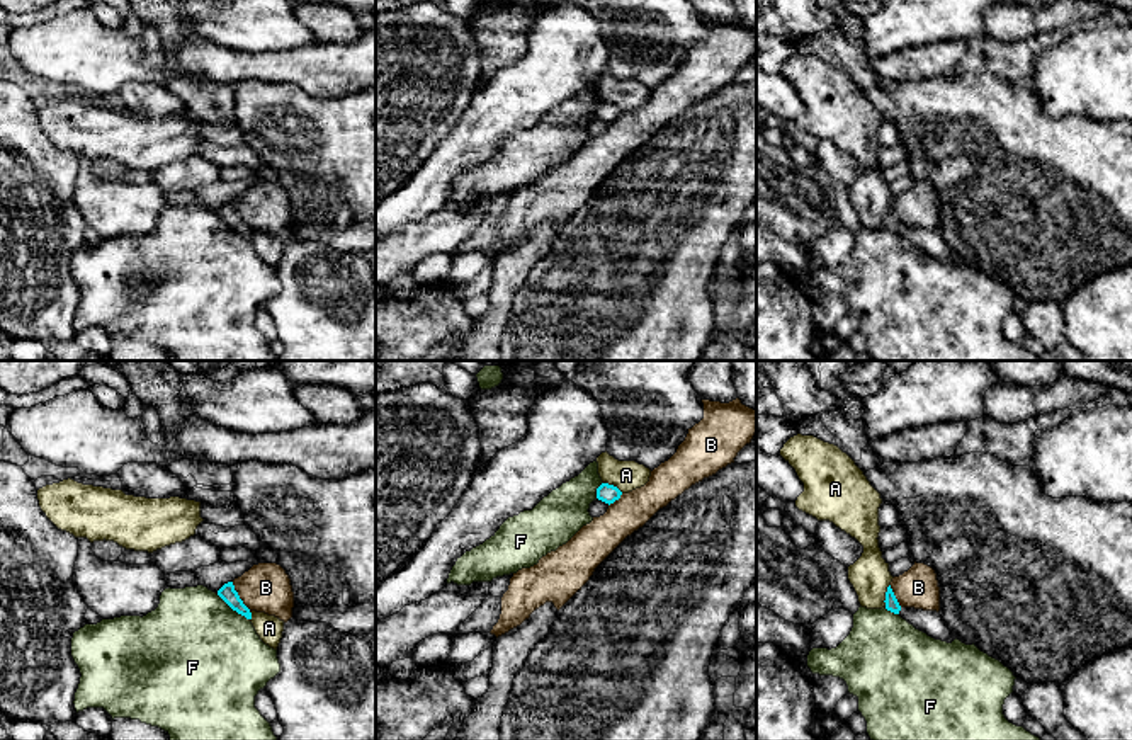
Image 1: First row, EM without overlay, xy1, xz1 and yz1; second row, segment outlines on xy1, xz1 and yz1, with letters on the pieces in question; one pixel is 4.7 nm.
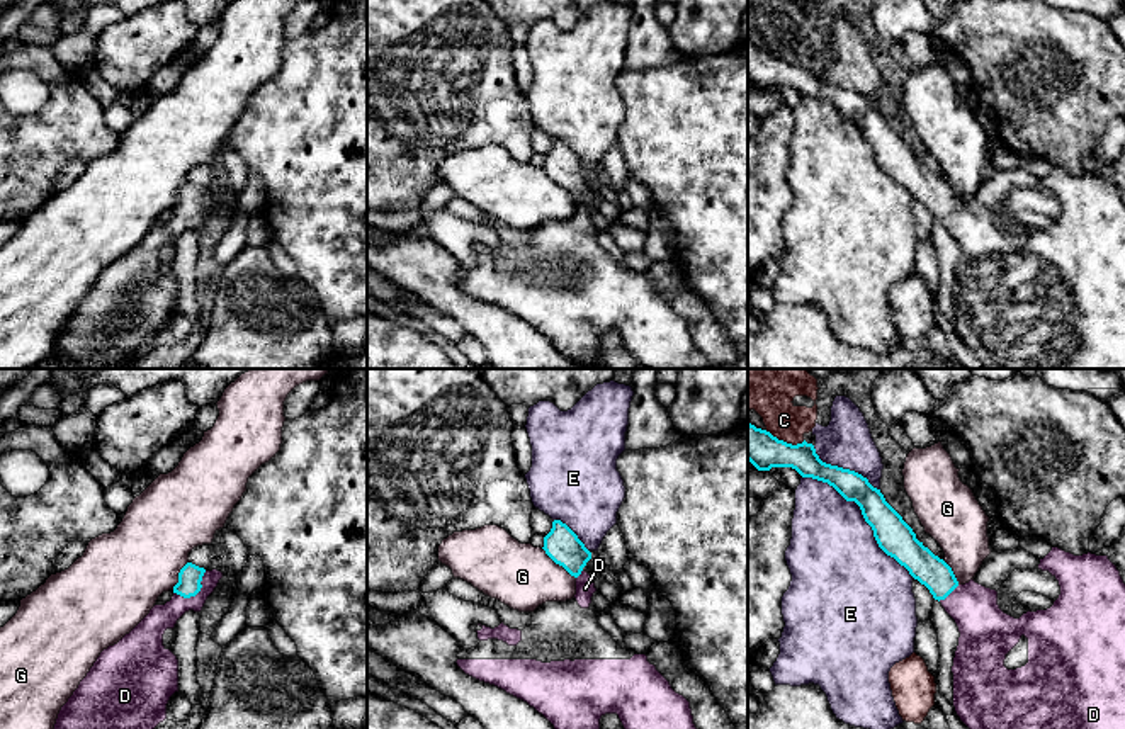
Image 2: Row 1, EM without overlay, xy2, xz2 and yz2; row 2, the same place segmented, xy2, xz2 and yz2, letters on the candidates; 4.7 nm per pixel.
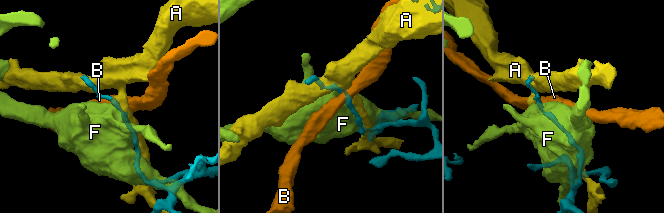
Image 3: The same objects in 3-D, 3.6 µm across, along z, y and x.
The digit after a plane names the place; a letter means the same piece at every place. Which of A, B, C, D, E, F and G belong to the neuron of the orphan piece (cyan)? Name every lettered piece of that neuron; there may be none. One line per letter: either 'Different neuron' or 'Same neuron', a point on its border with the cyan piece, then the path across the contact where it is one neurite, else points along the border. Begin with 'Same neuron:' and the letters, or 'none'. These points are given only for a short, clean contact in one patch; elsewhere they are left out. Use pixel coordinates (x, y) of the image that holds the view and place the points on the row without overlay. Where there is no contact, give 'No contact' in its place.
Same neuron: D
A: Different neuron. Touches cyan at yz1 (886, 215)
B: Different neuron. Touches cyan at xy1 (238, 215). Boundary: xy1 (232, 201), (238, 216), (250, 228)
C: Different neuron. Touches cyan at yz2 (785, 62)
D: Same neuron. Touches cyan at xy2 (196, 213). Path across: xy2 (189, 204), (196, 213), (160, 237)
E: Different neuron. Touches cyan at yz2 (864, 136)
F: Different neuron. Touches cyan at xy1 (233, 228)
G: Different neuron. Touches cyan at xz2 (558, 182)

